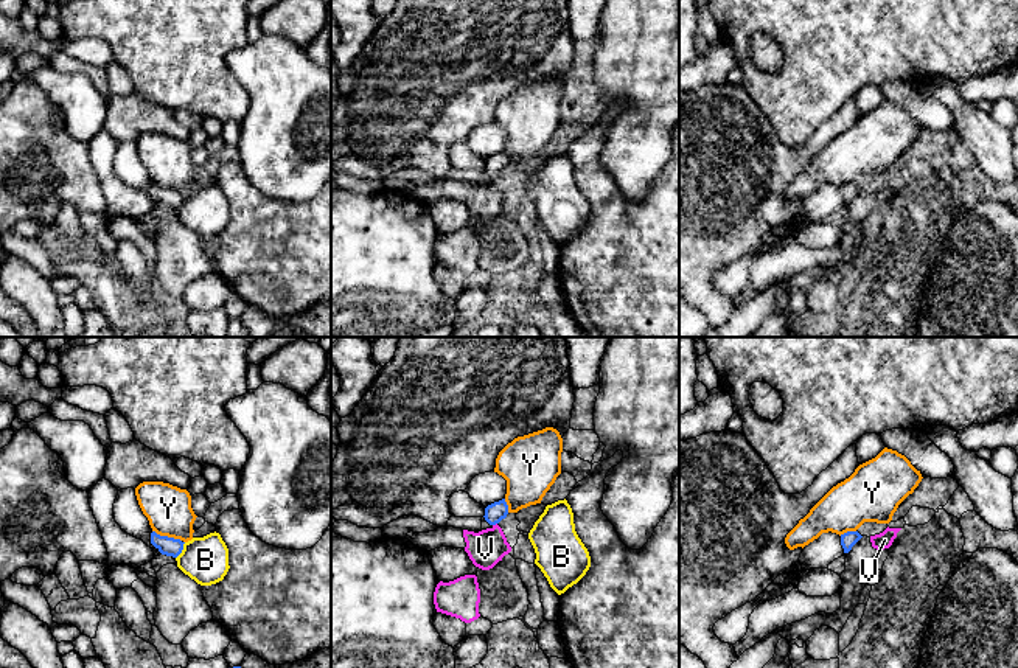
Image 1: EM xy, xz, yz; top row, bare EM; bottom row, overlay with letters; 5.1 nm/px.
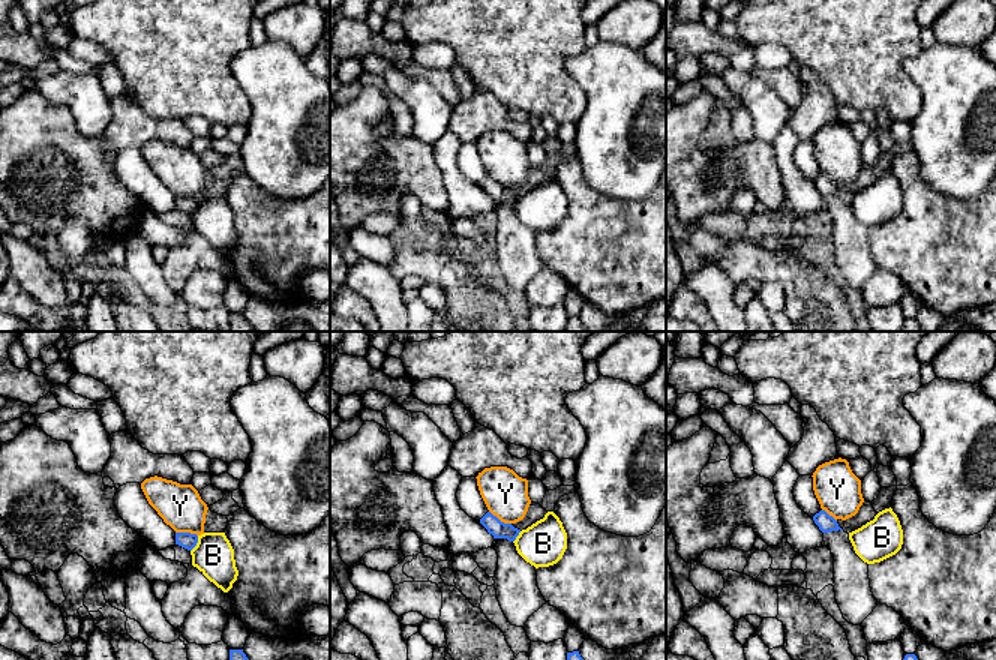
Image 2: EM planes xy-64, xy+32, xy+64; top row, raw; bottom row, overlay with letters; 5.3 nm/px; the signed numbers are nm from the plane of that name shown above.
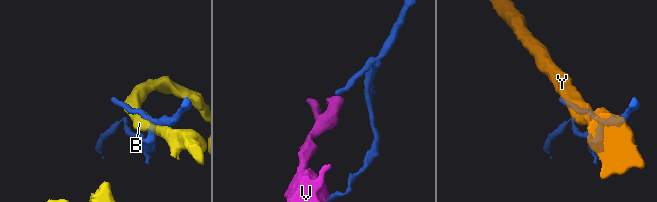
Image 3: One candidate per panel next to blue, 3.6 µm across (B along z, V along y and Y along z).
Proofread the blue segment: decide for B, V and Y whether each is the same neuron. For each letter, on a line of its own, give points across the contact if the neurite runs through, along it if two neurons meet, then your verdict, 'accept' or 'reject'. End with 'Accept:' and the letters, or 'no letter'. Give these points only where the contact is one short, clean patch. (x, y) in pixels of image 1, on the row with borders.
B: reject
V: border xz (496, 522), (493, 525); reject
Y: reject
Accept: no letter

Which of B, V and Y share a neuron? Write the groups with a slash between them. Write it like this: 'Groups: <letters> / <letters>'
Groups: B / V / Y

